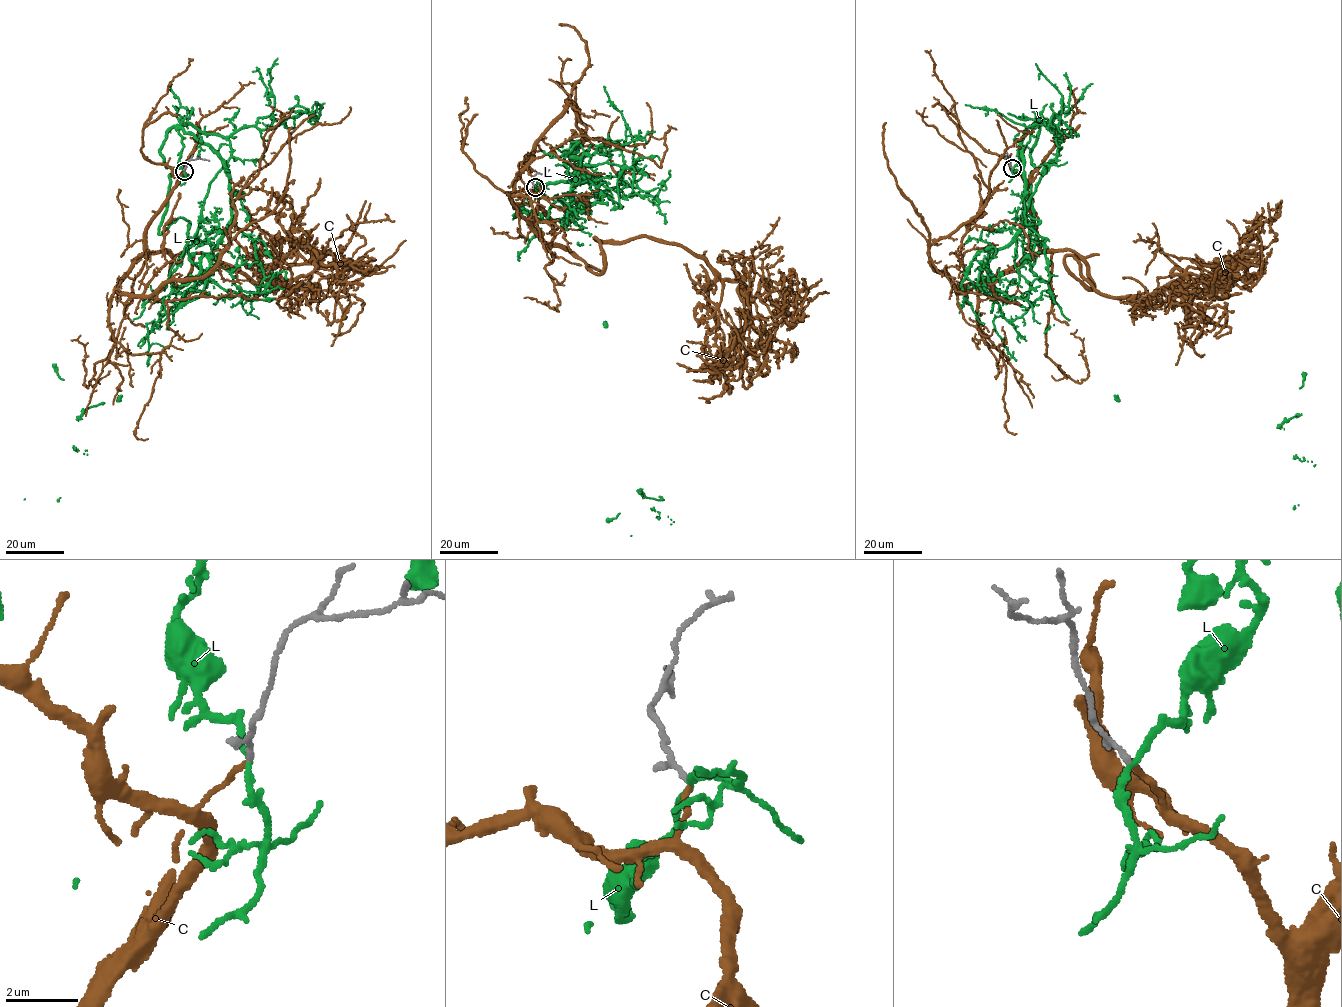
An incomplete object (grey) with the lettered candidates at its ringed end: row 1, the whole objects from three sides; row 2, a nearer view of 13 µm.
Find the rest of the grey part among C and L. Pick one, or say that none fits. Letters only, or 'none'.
C

